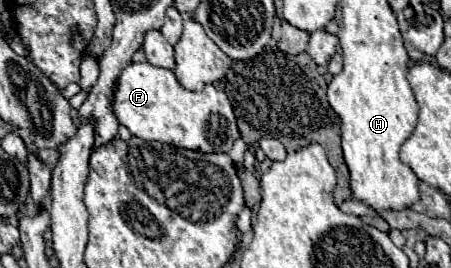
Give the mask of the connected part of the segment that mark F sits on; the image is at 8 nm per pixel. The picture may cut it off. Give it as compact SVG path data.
M139 63L139 65L127 65L121 75L115 81L113 89L113 103L111 109L121 125L125 125L133 135L137 135L143 141L161 141L183 149L203 151L203 153L229 153L233 147L233 141L239 137L233 107L227 99L227 95L213 85L205 85L201 91L187 91L177 79L175 73L163 67L155 67L151 63Z

